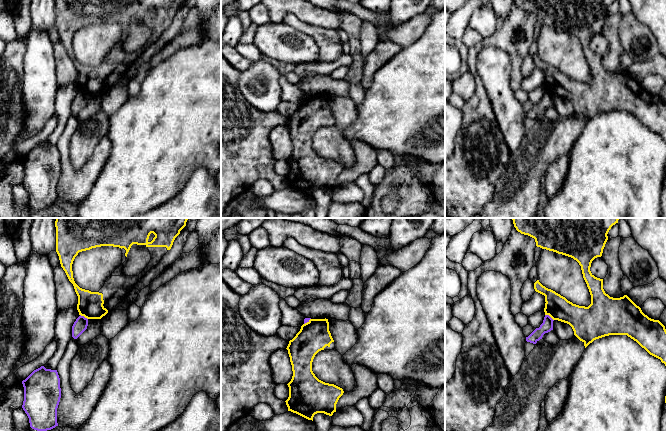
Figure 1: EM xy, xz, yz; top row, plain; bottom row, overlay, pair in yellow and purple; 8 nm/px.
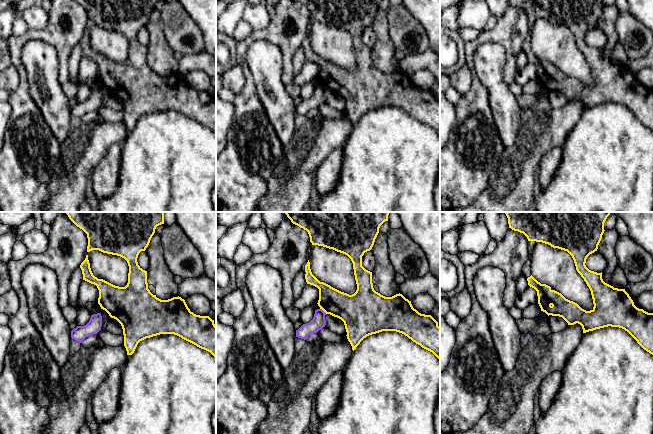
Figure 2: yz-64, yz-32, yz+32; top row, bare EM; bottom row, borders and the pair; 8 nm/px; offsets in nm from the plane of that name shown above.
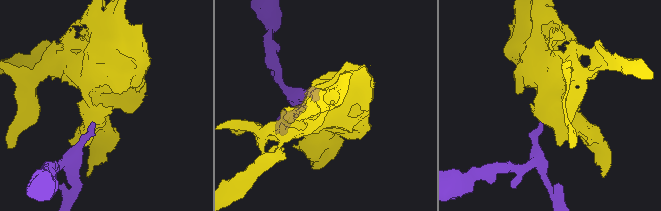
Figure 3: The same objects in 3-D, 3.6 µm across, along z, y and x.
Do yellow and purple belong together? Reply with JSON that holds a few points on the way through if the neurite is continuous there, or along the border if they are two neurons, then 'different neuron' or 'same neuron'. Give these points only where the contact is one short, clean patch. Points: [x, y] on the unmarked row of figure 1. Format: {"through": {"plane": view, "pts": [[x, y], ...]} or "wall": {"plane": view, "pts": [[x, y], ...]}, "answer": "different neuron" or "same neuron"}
{"wall": {"plane": "yz", "pts": [[545, 90], [553, 96]]}, "answer": "different neuron"}

